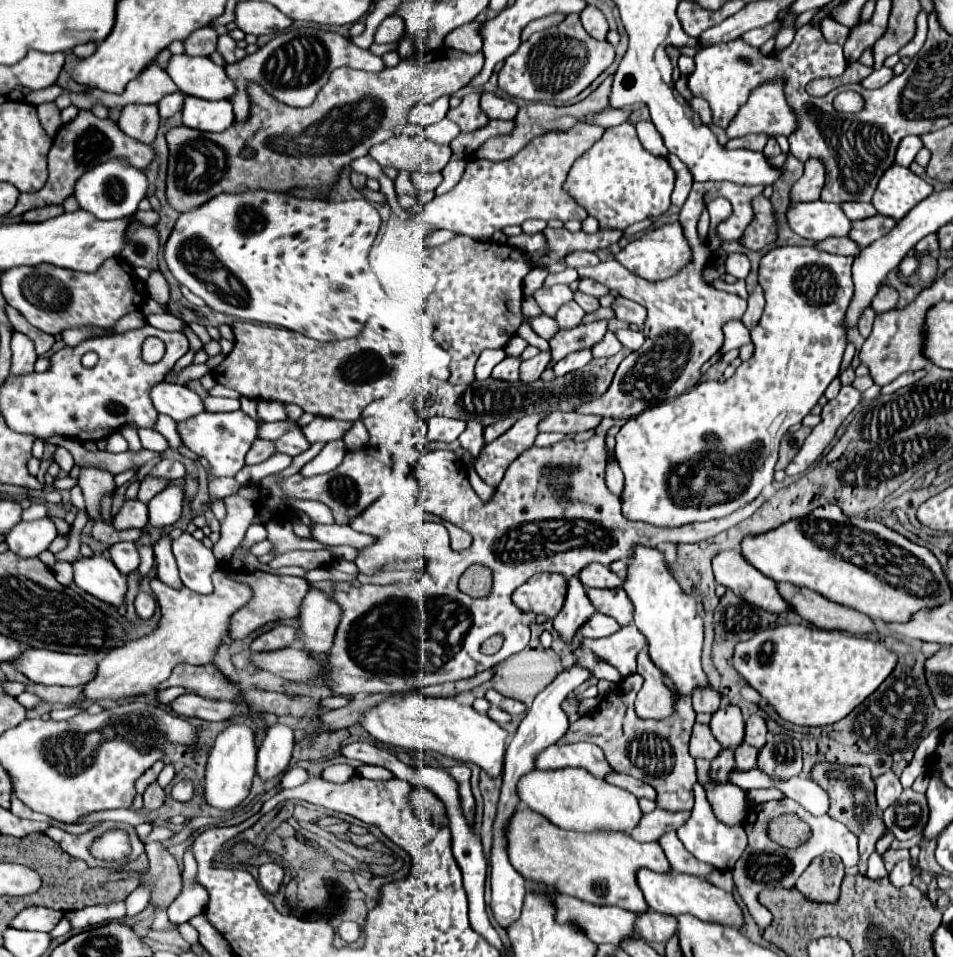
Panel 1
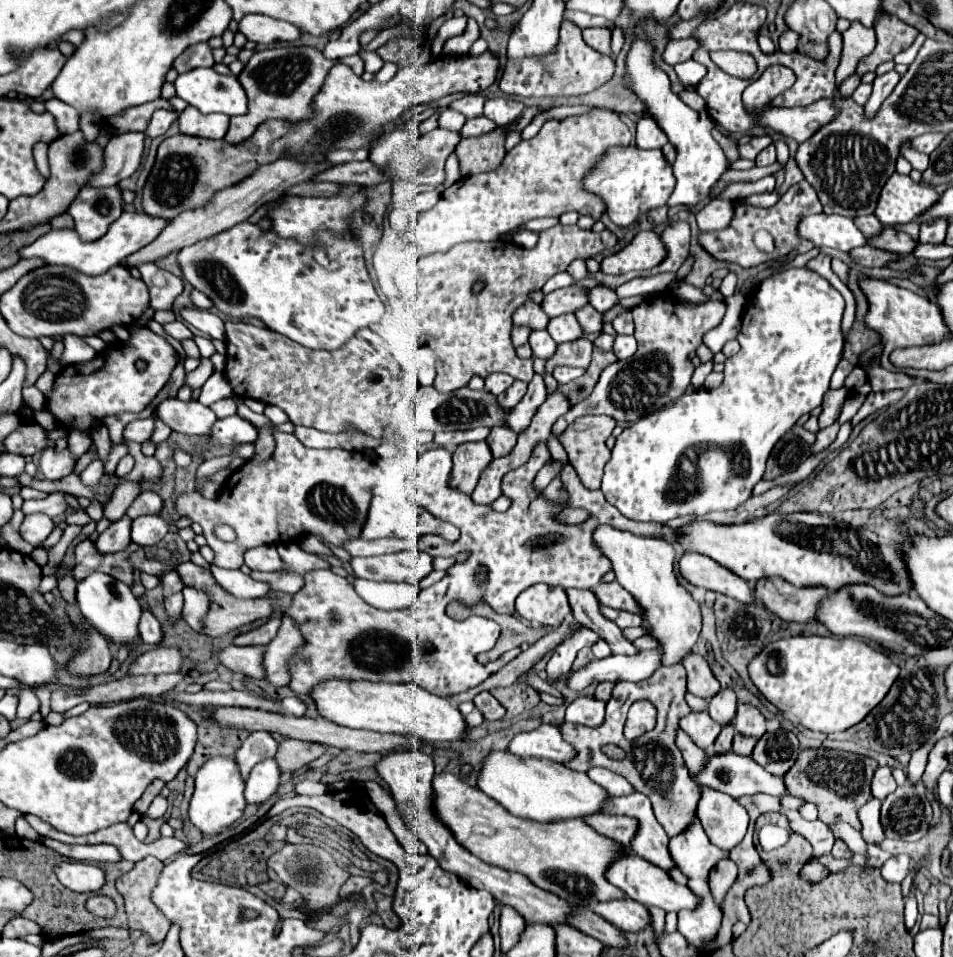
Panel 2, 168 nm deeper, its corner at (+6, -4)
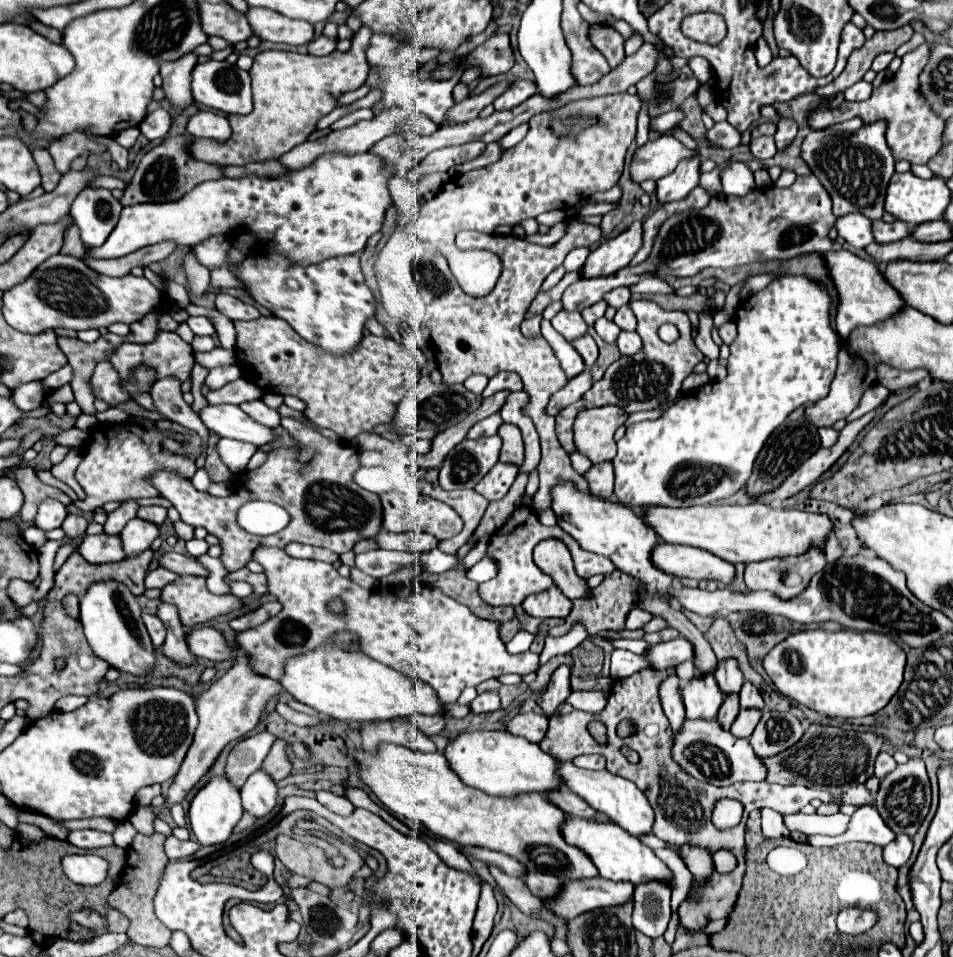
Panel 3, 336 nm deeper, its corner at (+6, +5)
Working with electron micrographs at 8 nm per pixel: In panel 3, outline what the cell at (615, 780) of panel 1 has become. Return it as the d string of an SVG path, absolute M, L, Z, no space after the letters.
M590 754L590 756L578 756L576 760L572 760L578 768L586 768L586 770L604 770L606 768L606 760L604 756L598 754Z

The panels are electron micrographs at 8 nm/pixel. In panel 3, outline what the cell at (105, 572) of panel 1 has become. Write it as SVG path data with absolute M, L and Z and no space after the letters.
M114 580L90 584L88 592L80 600L80 622L94 654L104 658L110 666L138 676L152 670L154 646L140 618L140 606L136 602L136 596L128 592L126 584Z

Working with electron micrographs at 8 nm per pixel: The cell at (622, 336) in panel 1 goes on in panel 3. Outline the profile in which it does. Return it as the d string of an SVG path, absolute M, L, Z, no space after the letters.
M626 330L620 332L616 344L618 344L618 348L620 348L620 352L622 352L624 356L632 356L632 354L636 354L636 352L642 348L640 336L638 336L636 332L626 332Z

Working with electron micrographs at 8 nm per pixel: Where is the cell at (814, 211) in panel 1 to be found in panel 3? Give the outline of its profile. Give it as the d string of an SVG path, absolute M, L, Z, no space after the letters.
M844 214L838 216L834 222L834 228L840 238L844 238L854 248L866 248L870 242L874 242L870 220L860 214Z

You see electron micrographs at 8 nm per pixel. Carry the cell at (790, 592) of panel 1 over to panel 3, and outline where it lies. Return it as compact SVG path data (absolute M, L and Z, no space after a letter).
M812 548L796 558L774 558L746 564L744 580L750 590L774 592L782 600L792 600L808 588L812 576L826 566L820 550Z

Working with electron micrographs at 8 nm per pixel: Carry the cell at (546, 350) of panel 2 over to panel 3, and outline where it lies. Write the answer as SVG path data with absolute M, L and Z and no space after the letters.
M542 320L542 336L548 340L550 348L556 350L556 358L560 360L562 370L568 378L574 378L584 370L584 360L580 360L580 354L570 346L568 340L564 340L548 320Z

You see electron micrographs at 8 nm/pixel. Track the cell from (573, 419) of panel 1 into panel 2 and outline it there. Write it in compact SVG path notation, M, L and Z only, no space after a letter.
M584 415L584 417L578 417L566 429L566 433L560 435L560 443L564 445L564 449L568 453L570 465L576 469L578 477L584 481L584 485L588 485L588 489L600 489L604 465L608 463L608 457L610 457L606 439L612 435L614 427L616 427L616 421L608 415Z

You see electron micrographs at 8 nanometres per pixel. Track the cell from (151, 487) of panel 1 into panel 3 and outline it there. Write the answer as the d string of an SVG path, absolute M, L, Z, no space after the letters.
M142 506L142 508L138 508L138 518L154 522L154 524L160 526L166 520L166 508L162 508L162 506Z

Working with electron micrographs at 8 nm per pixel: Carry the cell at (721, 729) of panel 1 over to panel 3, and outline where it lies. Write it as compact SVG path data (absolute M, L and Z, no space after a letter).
M724 660L718 664L714 678L718 682L718 688L722 690L724 696L728 694L738 694L742 688L742 672L736 666L736 660Z

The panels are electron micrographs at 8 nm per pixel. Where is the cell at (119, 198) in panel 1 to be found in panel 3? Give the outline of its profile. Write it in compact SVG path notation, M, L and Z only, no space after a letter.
M84 188L72 208L70 216L80 228L86 246L102 246L118 222L122 204L106 188Z

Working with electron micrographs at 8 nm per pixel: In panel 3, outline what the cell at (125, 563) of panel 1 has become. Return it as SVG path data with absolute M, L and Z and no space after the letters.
M162 552L158 564L166 570L176 572L176 574L196 574L196 576L206 576L208 574L196 558L182 556L178 552Z

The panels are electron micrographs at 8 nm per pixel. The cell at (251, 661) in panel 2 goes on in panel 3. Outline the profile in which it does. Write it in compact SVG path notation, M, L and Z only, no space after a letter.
M198 628L186 636L188 648L194 656L212 662L224 662L232 658L232 646L216 628Z

